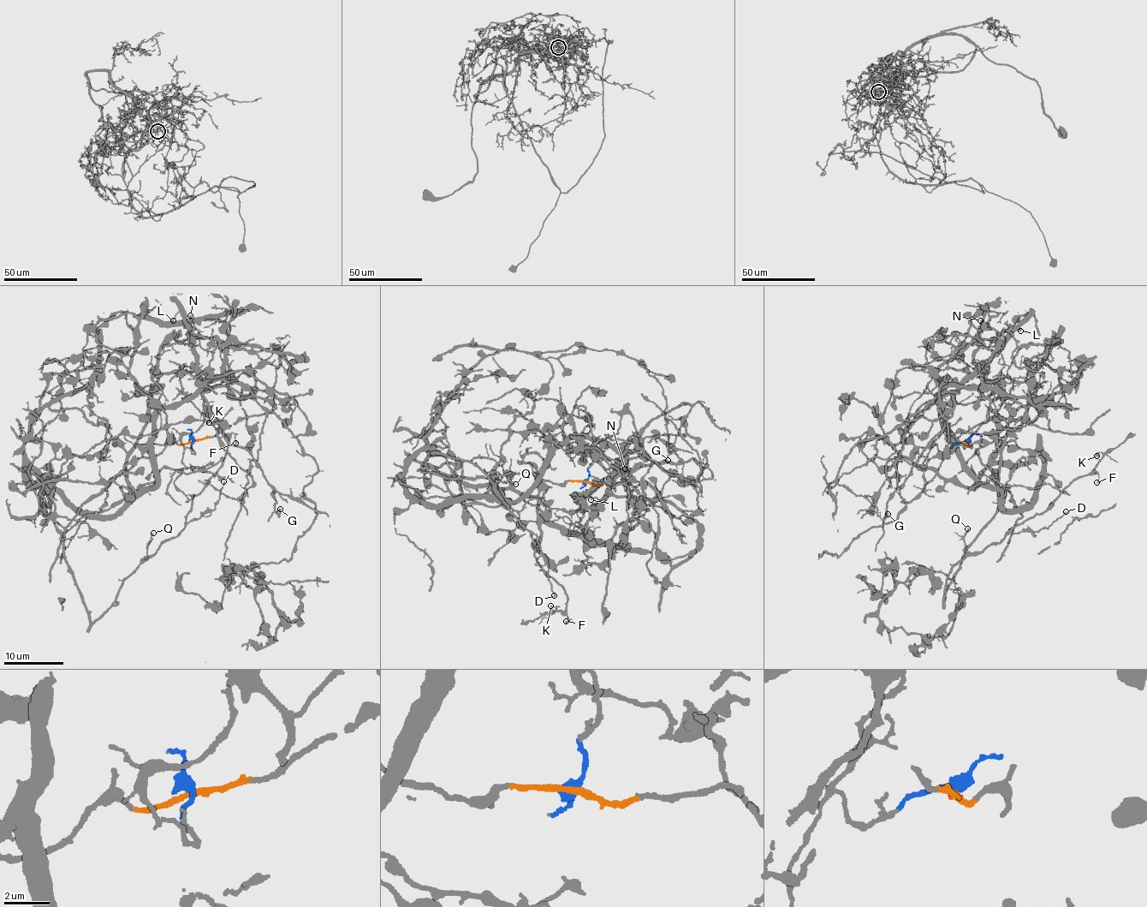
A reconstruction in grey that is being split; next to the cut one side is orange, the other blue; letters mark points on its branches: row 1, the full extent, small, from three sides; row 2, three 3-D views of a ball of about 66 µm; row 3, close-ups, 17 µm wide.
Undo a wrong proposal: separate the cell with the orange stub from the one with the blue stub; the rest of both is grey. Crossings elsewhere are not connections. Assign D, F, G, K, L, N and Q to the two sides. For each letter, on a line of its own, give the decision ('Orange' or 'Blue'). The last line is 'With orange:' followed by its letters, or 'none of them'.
D: Orange
F: Orange
G: Blue
K: Orange
L: Blue
N: Blue
Q: Orange
With orange: D, F, K, Q

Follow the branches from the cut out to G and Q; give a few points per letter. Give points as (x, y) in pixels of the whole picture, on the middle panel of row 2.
G: (585, 482), (590, 450), (616, 467), (652, 420), (686, 402), (691, 407), (668, 460)
Q: (585, 482), (559, 484), (526, 472), (452, 480), (424, 464), (436, 451), (472, 462), (494, 483), (516, 484)

